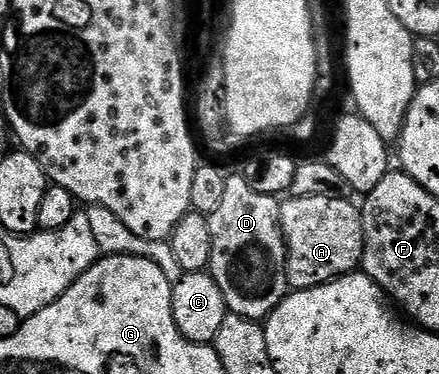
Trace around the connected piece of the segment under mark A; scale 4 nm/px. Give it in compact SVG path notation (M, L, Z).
M289 197L281 203L281 232L285 234L287 257L287 277L293 291L306 291L338 279L340 275L354 274L360 268L365 252L363 221L358 204L349 199L335 197Z

